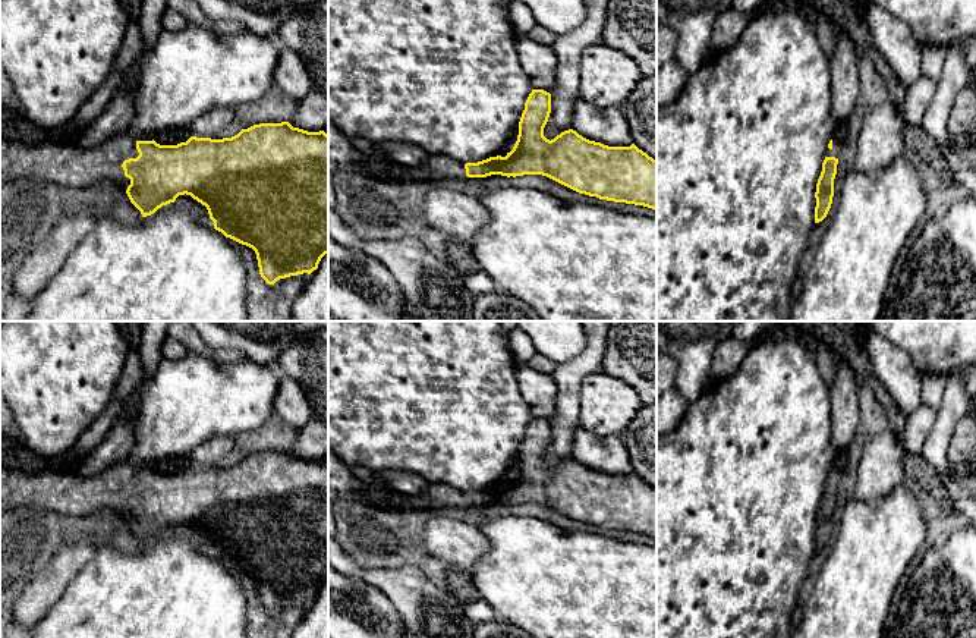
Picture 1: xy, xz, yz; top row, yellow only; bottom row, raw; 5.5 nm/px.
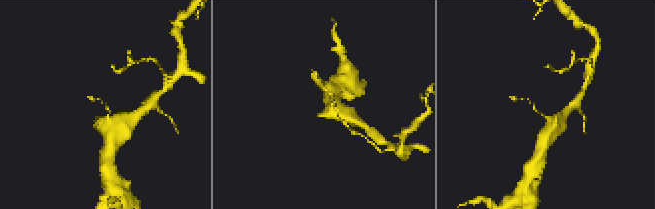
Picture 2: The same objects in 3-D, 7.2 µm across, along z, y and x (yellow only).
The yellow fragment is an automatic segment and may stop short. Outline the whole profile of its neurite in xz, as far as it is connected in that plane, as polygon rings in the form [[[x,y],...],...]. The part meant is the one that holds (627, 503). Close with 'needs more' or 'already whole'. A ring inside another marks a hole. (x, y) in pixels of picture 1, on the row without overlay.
[[[532,418],[519,450],[517,469],[506,485],[463,491],[431,483],[419,496],[361,481],[347,463],[328,450],[328,500],[363,502],[400,510],[542,503],[579,522],[657,540],[657,488],[635,472],[608,475],[573,458],[550,469],[544,465],[550,441],[551,422]]]; needs more

